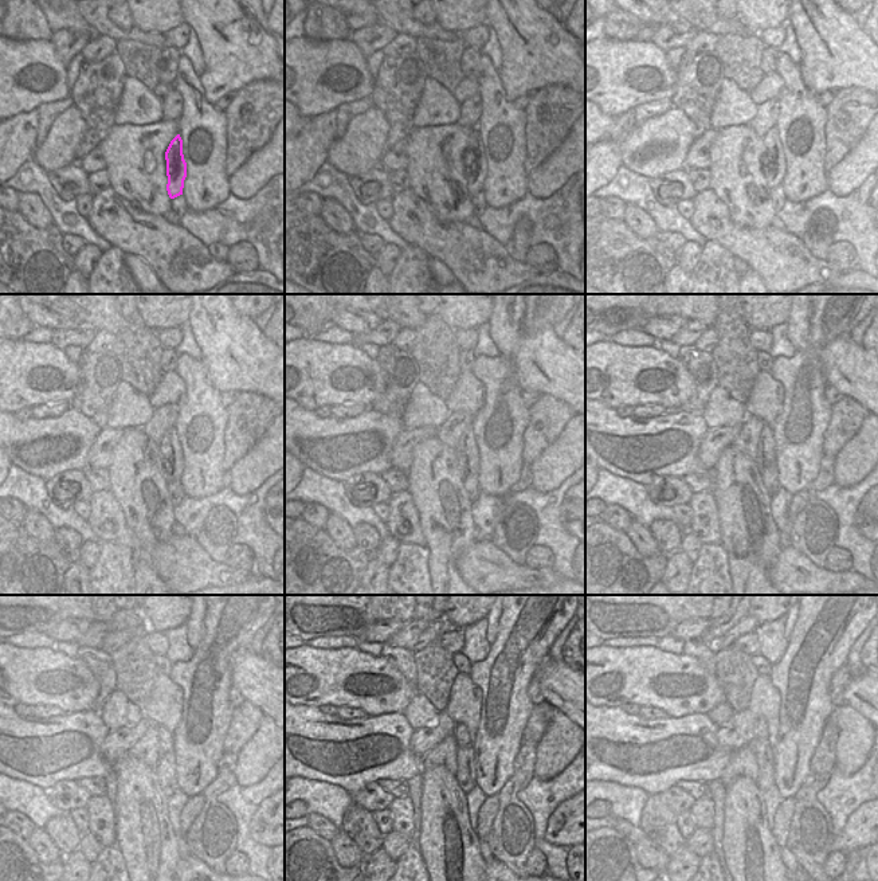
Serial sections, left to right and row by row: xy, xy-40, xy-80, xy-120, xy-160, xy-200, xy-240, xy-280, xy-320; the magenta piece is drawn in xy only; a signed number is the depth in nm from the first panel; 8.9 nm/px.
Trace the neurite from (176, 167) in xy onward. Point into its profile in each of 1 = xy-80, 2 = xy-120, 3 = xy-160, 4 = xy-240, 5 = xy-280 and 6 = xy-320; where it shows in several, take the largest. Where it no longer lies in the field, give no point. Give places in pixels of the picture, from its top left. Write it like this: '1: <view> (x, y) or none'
1: xy-80 (776, 171)
2: xy-120 (169, 446)
3: xy-160 (467, 446)
4: xy-240 (165, 739)
5: xy-280 (461, 733)
6: xy-320 (761, 727)

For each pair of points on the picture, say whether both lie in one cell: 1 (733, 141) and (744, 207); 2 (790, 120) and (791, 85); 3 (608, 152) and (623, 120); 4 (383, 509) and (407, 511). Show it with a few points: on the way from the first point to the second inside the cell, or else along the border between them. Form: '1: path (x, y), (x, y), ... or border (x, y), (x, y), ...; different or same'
1: path (736, 157), (736, 173), (744, 191); same
2: path (791, 112), (791, 93); same
3: path (612, 144), (622, 128); same
4: border (388, 501), (389, 516), (385, 521); different

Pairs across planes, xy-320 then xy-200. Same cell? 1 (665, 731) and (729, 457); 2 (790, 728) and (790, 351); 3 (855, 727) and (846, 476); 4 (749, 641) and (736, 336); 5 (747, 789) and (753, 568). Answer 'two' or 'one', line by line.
1: two
2: two
3: one
4: two
5: one

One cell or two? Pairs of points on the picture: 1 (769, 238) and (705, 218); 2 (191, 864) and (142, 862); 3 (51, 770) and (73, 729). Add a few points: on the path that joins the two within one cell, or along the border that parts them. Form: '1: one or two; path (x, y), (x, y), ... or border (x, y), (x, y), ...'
1: one; path (753, 238), (733, 238), (721, 228)
2: two; border (181, 857), (175, 866)
3: one; path (51, 758), (51, 754), (59, 746), (61, 731)

